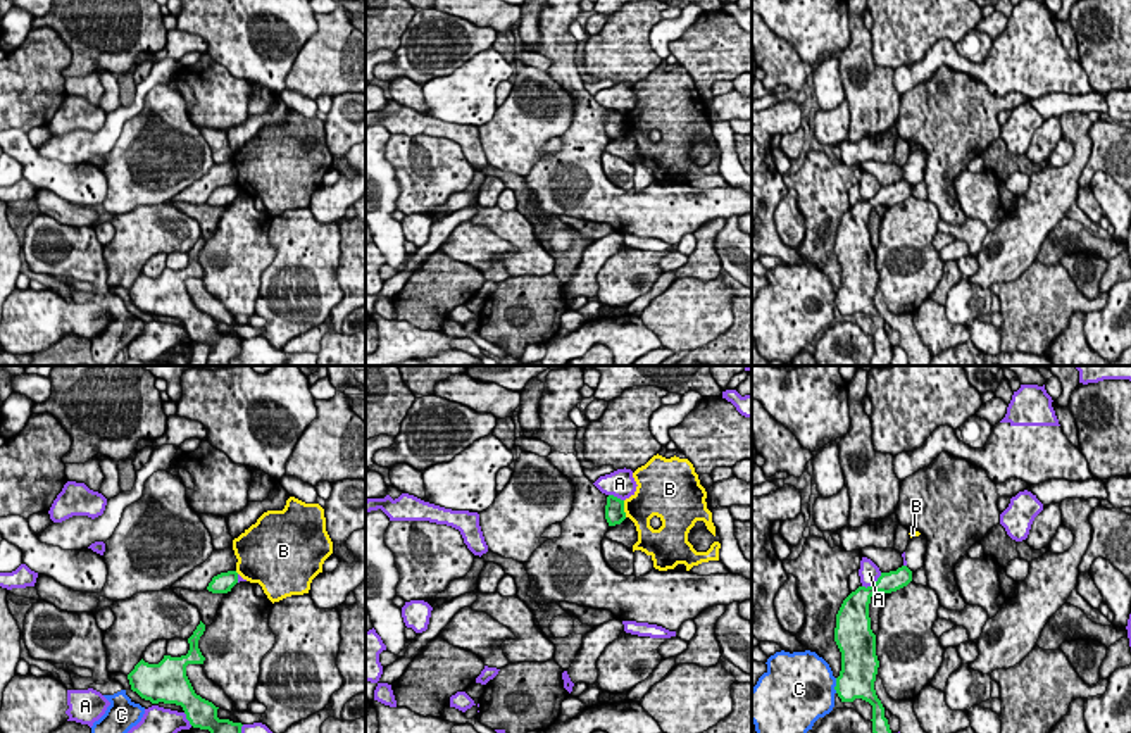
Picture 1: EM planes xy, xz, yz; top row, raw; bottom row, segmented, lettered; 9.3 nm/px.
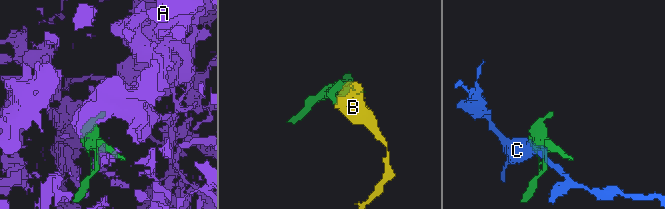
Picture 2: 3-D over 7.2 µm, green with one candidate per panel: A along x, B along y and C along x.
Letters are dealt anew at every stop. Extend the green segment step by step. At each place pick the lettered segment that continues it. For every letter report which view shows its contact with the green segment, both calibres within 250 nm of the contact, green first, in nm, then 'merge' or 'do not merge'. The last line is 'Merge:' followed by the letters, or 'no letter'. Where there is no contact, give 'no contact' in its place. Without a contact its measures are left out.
A: yz | 220/190 nm | do not merge
B: xz | 190/280 nm | do not merge
C: yz | 340/440 nm | do not merge
Merge: no letter

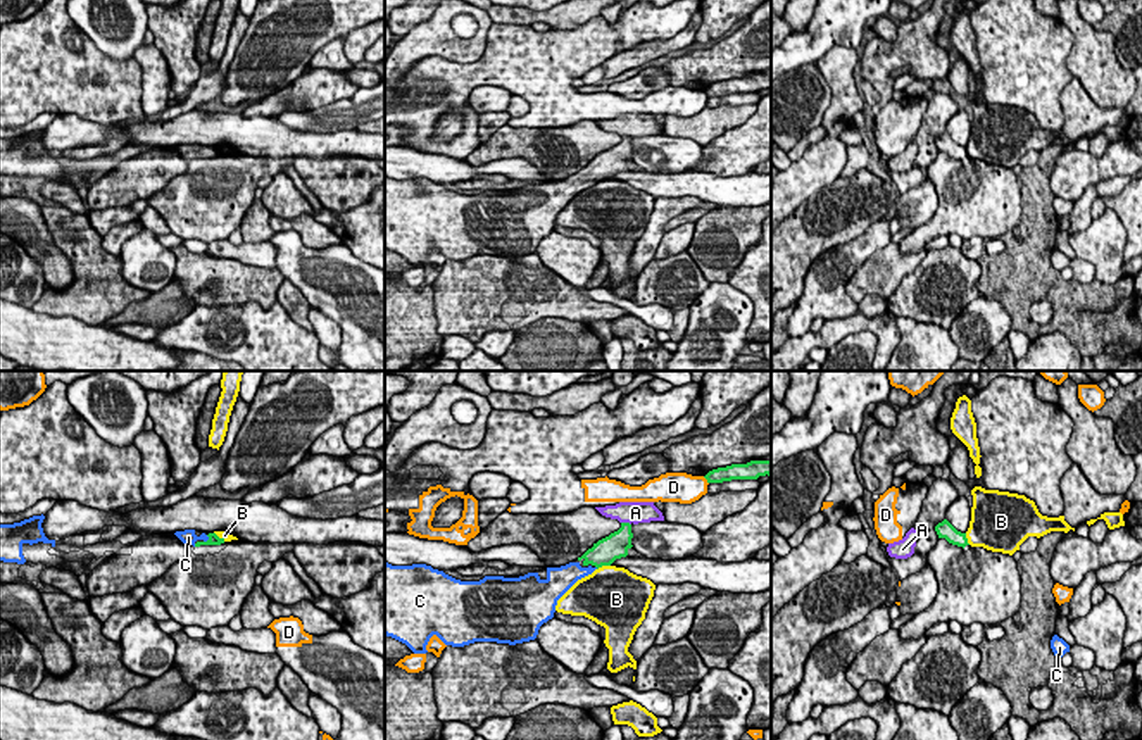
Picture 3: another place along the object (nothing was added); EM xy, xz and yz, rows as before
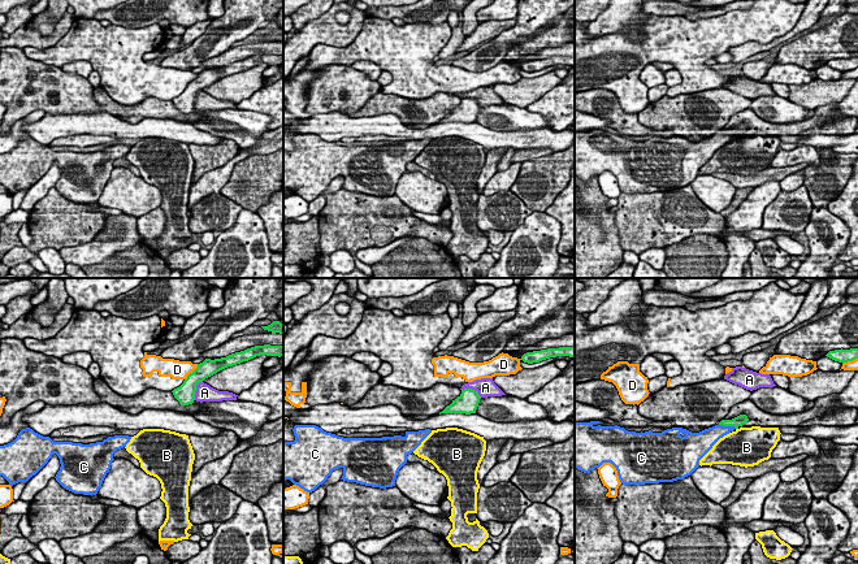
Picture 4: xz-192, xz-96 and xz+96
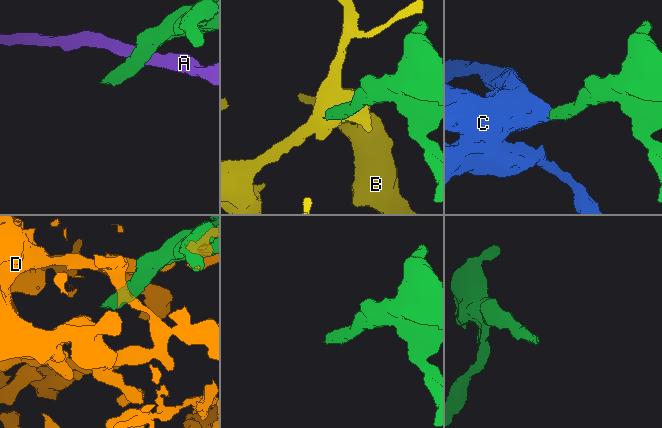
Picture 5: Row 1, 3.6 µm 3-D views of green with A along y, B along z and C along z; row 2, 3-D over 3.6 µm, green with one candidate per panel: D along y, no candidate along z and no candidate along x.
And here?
A: xz | 240/200 nm | do not merge
B: xz | 240/460 nm | do not merge
C: xy | 100/140 nm | merge
D: xz | 140/280 nm | do not merge
Merge: C

